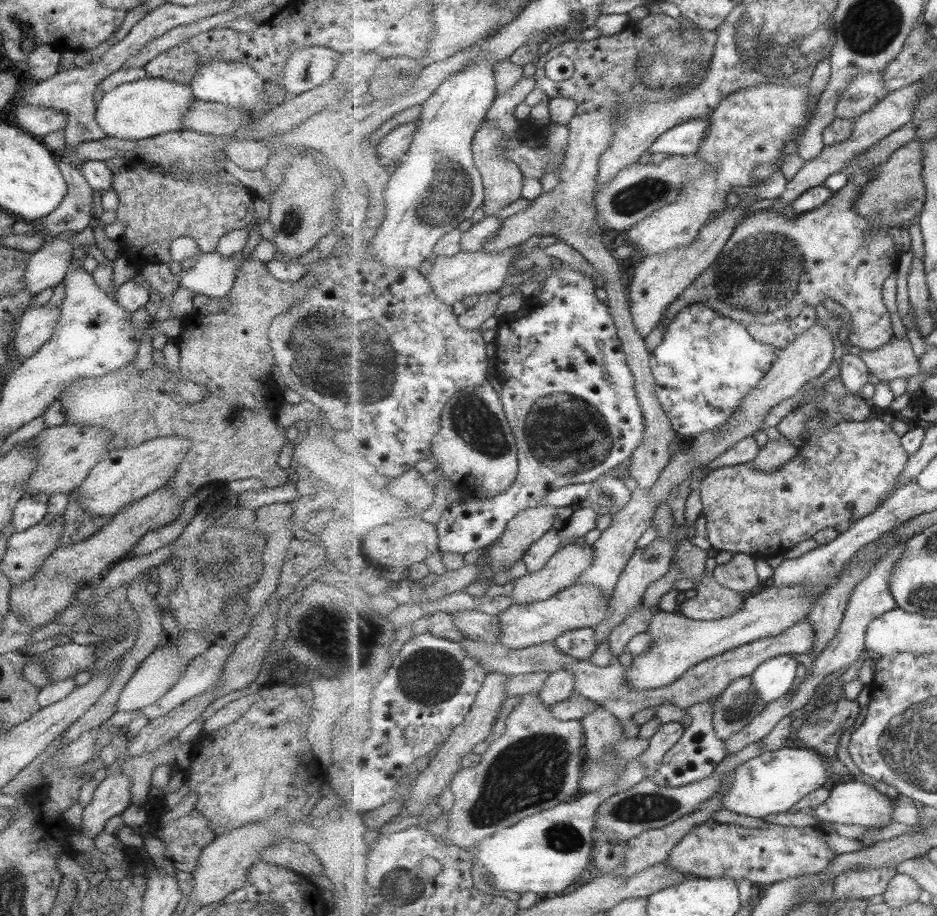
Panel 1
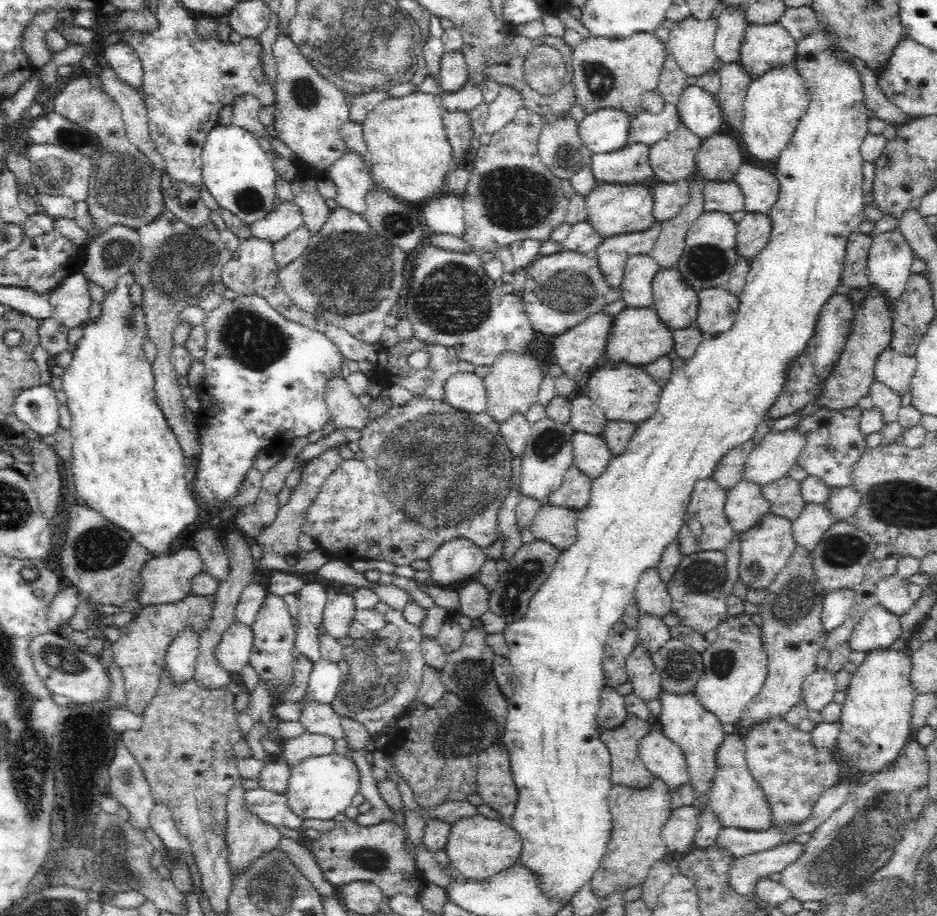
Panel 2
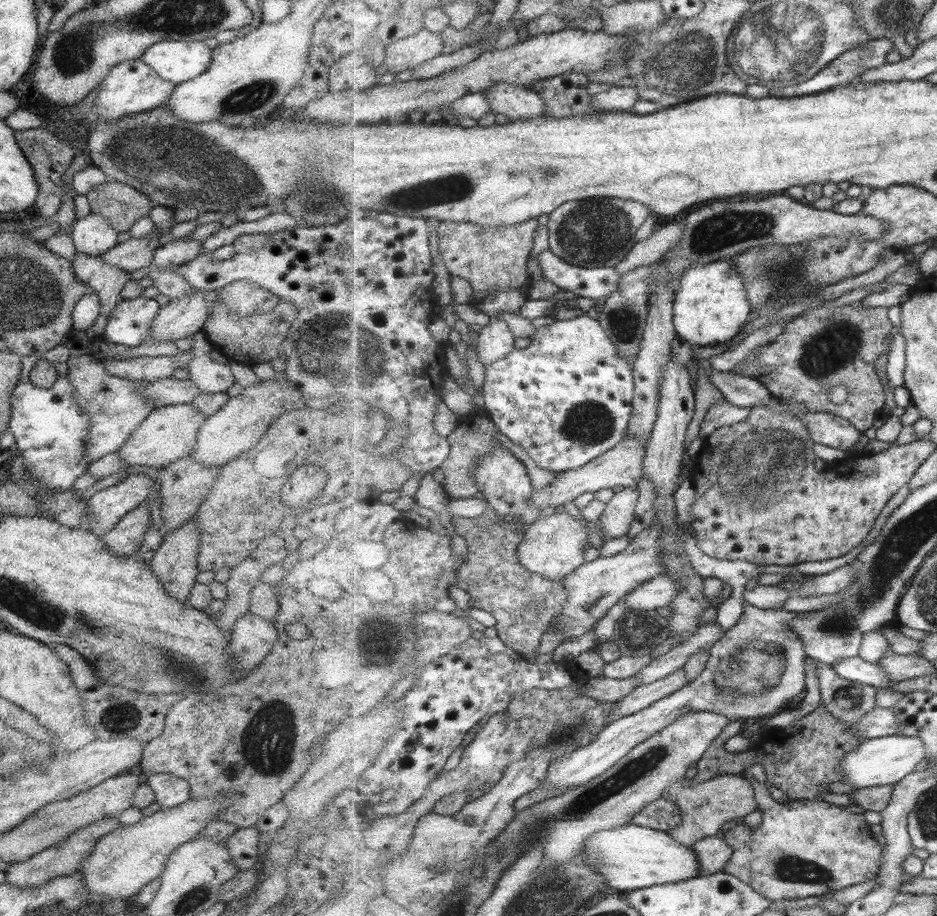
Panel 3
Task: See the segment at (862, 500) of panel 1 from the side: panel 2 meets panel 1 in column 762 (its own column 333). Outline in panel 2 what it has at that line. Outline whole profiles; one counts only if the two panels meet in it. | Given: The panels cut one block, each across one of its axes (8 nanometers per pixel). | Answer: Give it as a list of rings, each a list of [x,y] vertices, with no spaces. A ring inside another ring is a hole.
[[[416,396],[405,406],[388,408],[386,415],[378,416],[374,422],[363,428],[362,432],[363,435],[360,436],[359,440],[360,456],[352,456],[351,459],[342,460],[341,464],[337,465],[336,470],[326,478],[324,484],[318,489],[316,498],[306,510],[306,520],[304,520],[304,526],[302,526],[302,533],[313,537],[318,549],[324,550],[330,559],[338,559],[349,565],[355,560],[371,559],[388,561],[395,566],[411,566],[415,560],[428,560],[428,557],[432,556],[432,553],[436,552],[440,545],[450,542],[450,540],[464,538],[483,549],[500,538],[497,516],[512,486],[513,470],[511,464],[513,455],[500,434],[499,424],[494,422],[488,413],[467,414],[450,407],[444,401]]]

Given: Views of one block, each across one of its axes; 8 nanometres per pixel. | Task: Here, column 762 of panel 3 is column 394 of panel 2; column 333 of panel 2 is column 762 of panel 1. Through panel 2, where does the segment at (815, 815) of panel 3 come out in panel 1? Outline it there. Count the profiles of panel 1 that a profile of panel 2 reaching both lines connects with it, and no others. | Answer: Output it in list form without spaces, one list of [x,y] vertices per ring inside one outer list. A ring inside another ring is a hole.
[[[709,821],[678,842],[670,853],[669,862],[673,871],[700,879],[751,880],[755,886],[767,886],[823,873],[836,858],[835,852],[821,840],[815,826],[795,828],[768,824],[767,828],[743,828]]]

